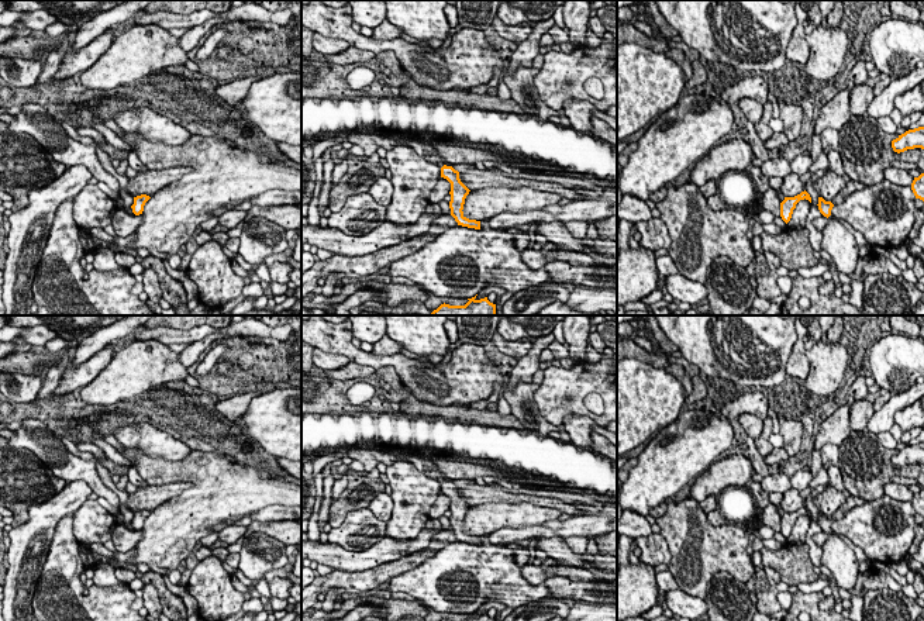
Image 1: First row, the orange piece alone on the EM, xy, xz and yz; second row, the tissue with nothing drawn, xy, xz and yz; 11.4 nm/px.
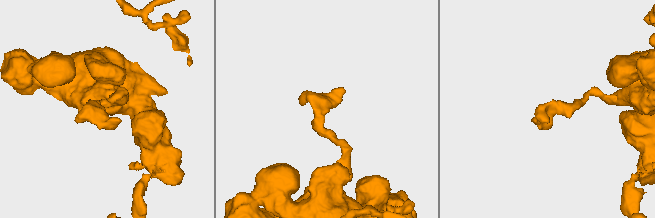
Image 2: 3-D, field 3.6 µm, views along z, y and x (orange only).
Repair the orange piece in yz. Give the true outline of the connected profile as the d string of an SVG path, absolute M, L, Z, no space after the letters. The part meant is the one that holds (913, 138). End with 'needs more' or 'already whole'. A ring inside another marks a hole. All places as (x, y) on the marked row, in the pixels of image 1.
M924 127L909 130L892 141L894 152L900 153L907 149L921 148L924 149Z; already whole

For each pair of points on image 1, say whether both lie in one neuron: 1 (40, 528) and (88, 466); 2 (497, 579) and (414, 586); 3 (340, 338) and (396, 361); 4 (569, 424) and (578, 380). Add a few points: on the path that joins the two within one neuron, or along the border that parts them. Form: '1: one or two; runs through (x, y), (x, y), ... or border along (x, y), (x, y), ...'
1: two; border along (68, 482), (83, 480), (93, 492)
2: one; runs through (476, 578), (461, 578), (452, 583), (435, 583)
3: one; runs through (354, 352), (362, 358), (382, 361)
4: two; border along (595, 421), (585, 416), (568, 414), (561, 424)

